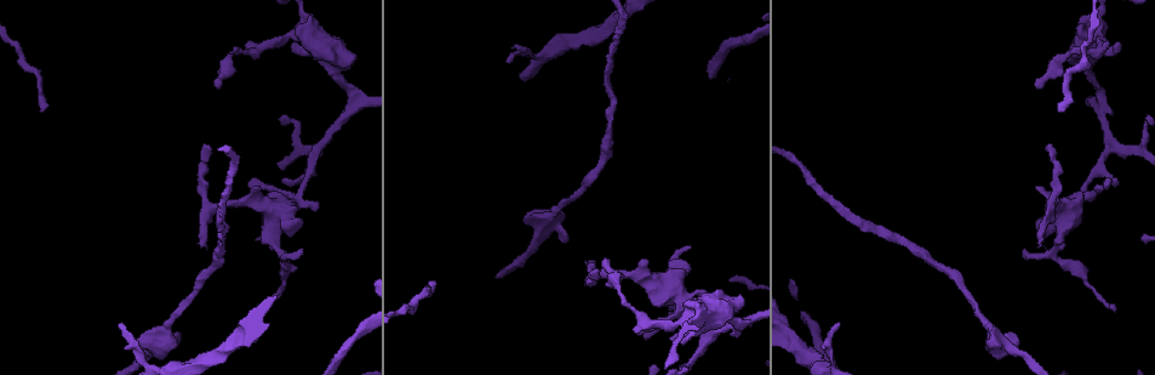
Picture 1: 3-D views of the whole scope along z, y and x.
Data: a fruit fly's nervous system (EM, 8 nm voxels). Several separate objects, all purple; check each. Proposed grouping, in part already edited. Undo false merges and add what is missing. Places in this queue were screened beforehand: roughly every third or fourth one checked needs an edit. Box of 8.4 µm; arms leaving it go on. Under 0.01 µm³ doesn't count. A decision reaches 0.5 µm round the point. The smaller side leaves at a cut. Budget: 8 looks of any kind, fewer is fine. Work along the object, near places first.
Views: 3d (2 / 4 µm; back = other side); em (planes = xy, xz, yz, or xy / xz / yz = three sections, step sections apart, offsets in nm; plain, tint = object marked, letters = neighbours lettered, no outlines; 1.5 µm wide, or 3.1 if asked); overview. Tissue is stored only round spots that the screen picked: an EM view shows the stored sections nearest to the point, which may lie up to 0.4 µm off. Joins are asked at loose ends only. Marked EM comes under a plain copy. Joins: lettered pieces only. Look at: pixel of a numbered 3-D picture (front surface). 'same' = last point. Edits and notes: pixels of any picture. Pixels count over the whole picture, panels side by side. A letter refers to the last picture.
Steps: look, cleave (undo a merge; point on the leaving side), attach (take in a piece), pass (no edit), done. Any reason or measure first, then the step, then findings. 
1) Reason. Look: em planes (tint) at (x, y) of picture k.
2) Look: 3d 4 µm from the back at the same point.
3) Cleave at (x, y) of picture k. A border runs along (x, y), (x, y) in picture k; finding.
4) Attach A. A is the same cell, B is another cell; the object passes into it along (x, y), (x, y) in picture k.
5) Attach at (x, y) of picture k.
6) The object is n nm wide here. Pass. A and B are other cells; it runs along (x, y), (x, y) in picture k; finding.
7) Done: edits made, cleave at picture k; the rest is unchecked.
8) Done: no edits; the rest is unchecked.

Branch stops here. Look: em planes (tint) at (589, 263) of picture 1.

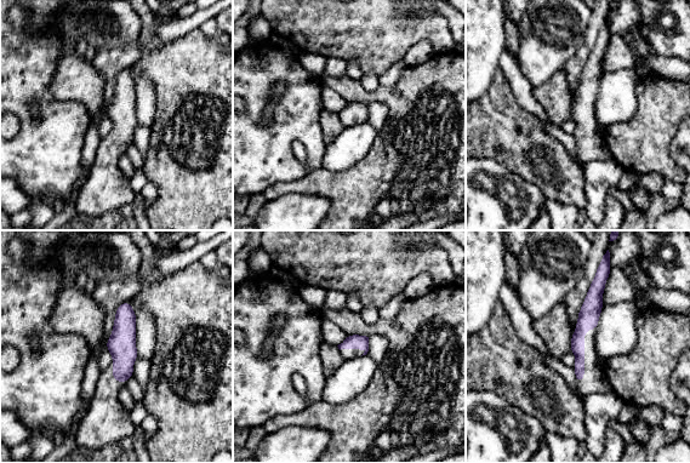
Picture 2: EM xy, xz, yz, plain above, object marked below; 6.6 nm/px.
What lies round it. Look: em planes (letters) at the same point.

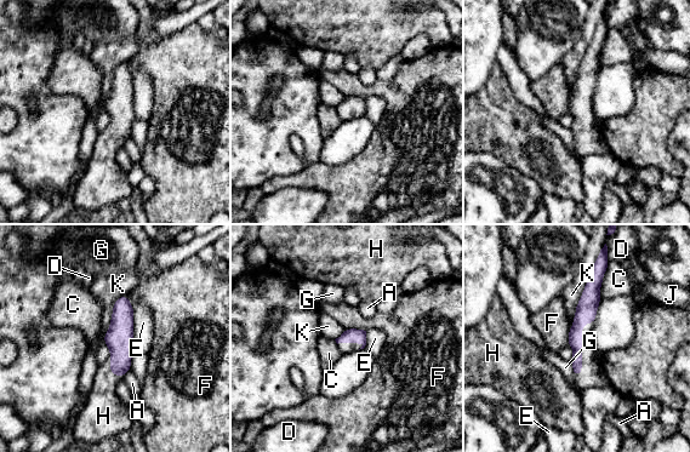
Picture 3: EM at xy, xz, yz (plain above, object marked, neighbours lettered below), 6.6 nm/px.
The object is 100 nm wide here. Attach H. H is the same cell, A, C, D, E, F, G, J and K are other cells; the object passes into it along (585, 313), (581, 350), (592, 376) in picture 3; the neuron continues.

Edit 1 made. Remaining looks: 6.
Tapers out. Look: em planes (tint) at (46, 104) of picture 1.

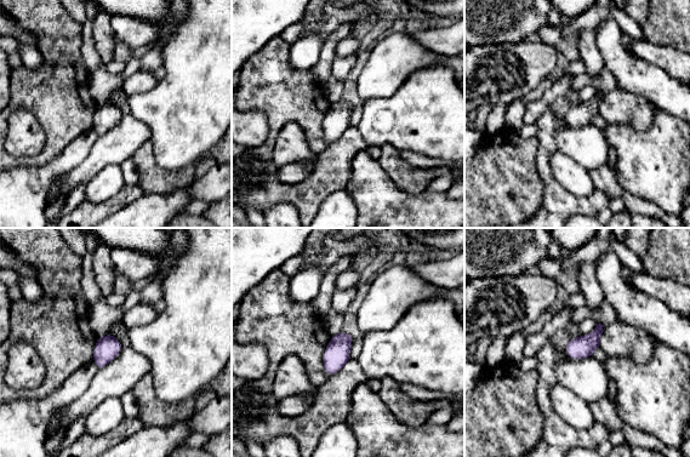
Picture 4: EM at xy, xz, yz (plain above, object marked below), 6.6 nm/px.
What lies round it. Look: em planes (letters) at the same point.

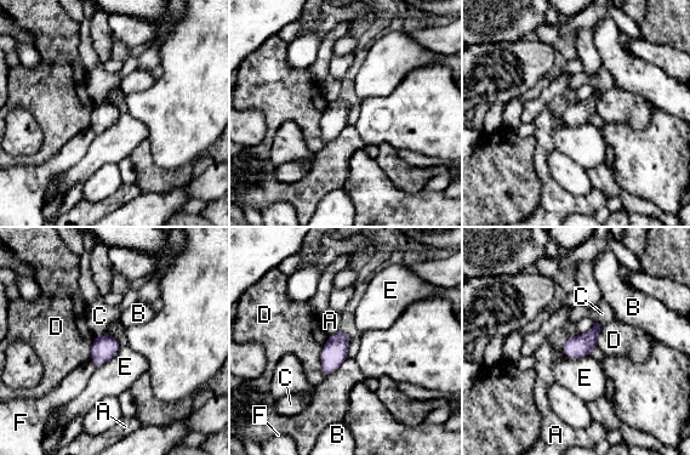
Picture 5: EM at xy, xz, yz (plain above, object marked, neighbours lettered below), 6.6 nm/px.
The longest contact is with D, 280 nm. Pass. A, B, C, D, E and F are other cells; a border runs along (565, 354), (568, 357), (589, 356) in picture 5; no lettered piece goes on from it.

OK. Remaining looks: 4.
Done: edits made, attach at picture 3; the rest is unchecked.

